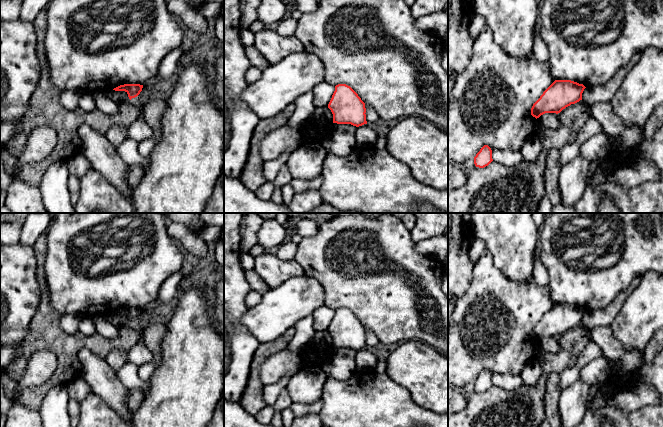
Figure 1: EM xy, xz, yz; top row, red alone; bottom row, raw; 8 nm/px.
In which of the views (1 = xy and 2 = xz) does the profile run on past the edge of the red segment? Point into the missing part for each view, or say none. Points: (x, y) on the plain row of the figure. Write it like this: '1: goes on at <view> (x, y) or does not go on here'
1: does not go on here
2: does not go on here

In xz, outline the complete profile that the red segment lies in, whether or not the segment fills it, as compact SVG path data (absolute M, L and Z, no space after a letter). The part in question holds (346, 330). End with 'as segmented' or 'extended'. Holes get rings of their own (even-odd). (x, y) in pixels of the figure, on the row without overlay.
M338 308L328 328L333 338L333 347L351 348L359 351L367 348L365 327L346 308Z | as segmented

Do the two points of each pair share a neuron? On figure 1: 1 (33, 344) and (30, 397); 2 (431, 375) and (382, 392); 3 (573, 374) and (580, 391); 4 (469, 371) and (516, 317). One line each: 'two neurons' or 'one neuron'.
1: one neuron
2: two neurons
3: two neurons
4: one neuron

